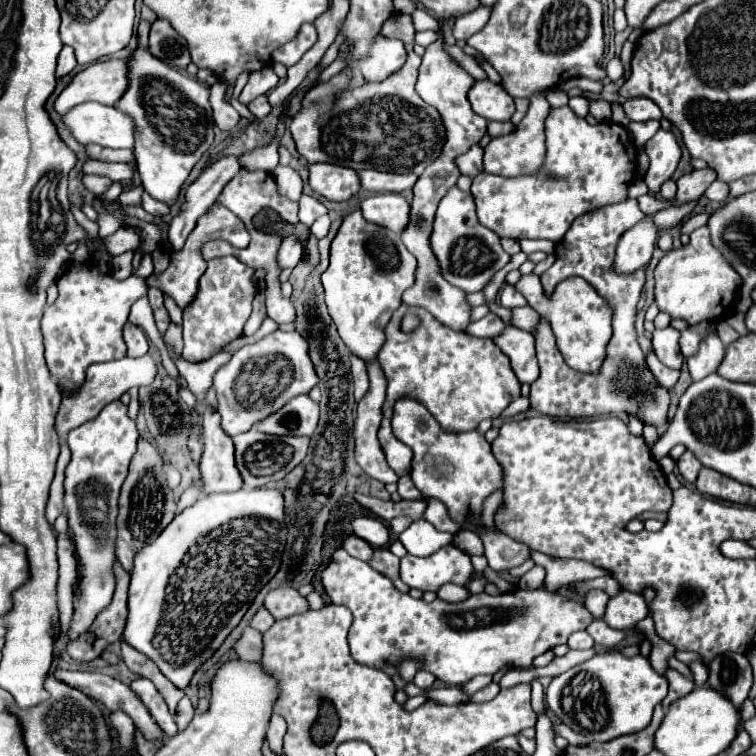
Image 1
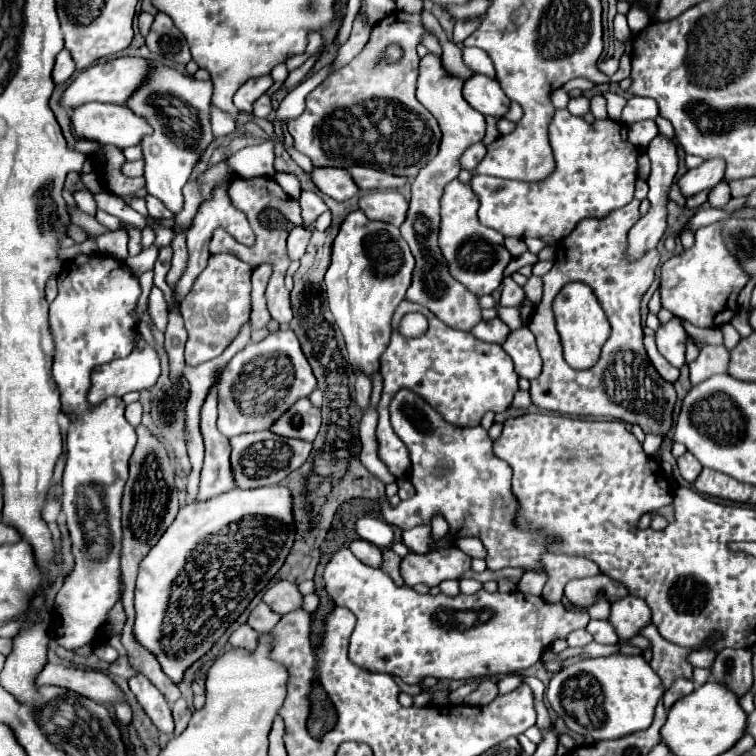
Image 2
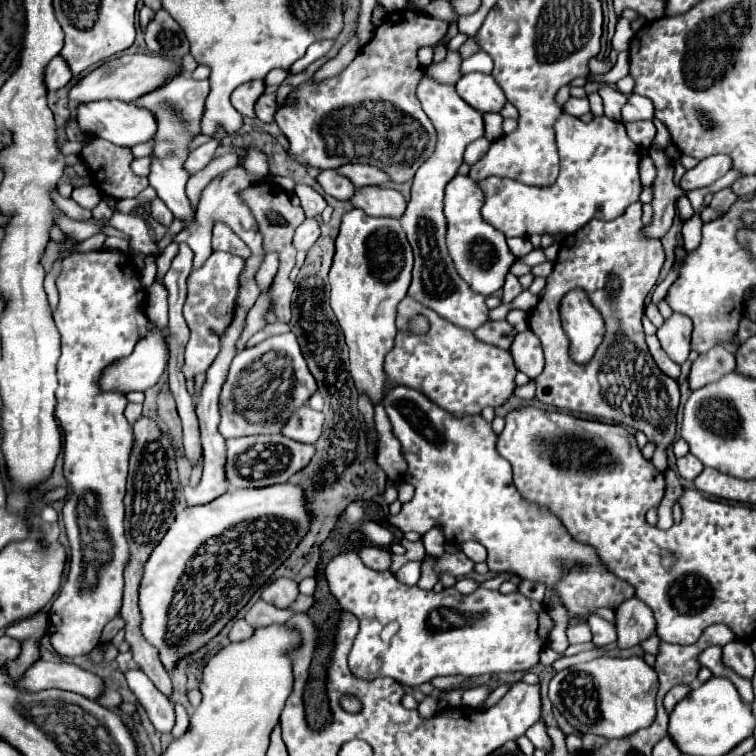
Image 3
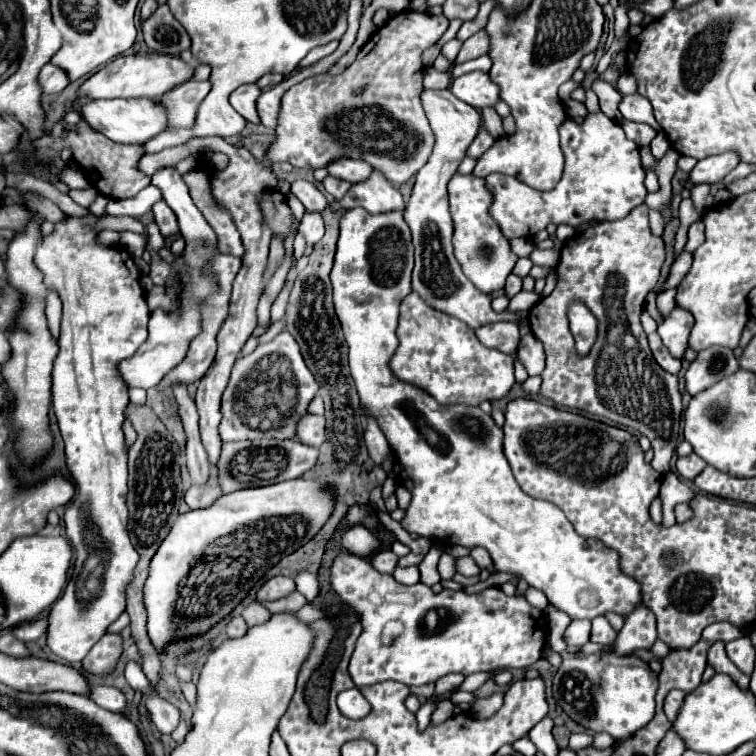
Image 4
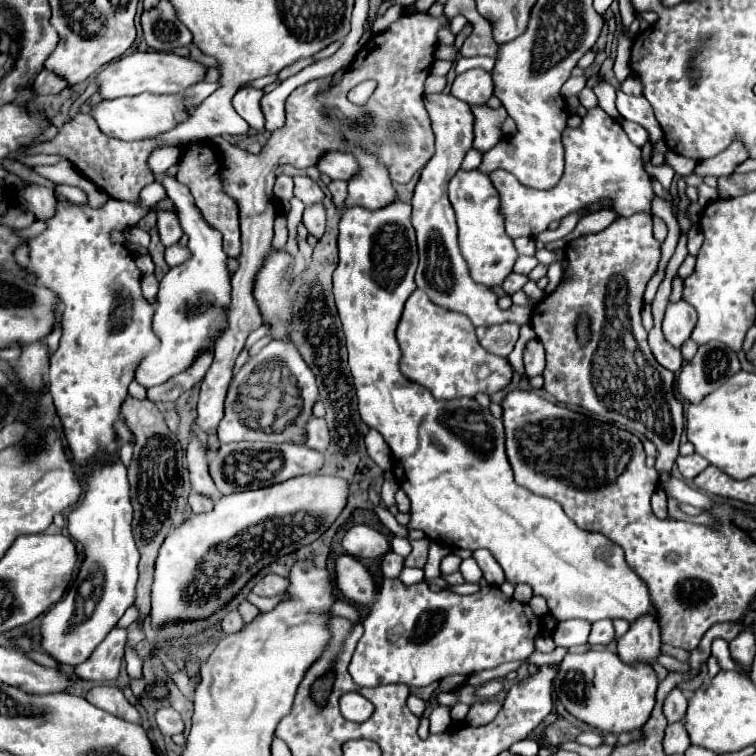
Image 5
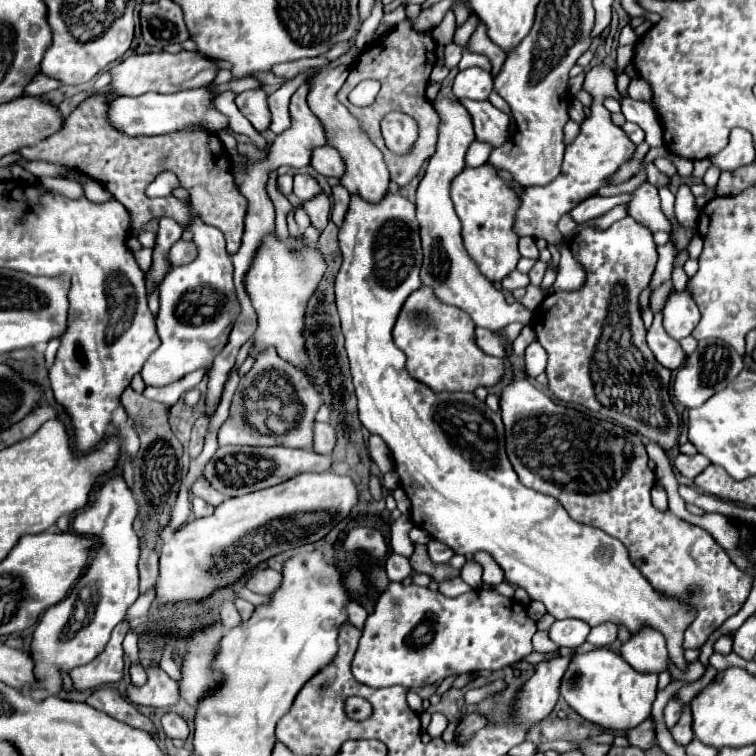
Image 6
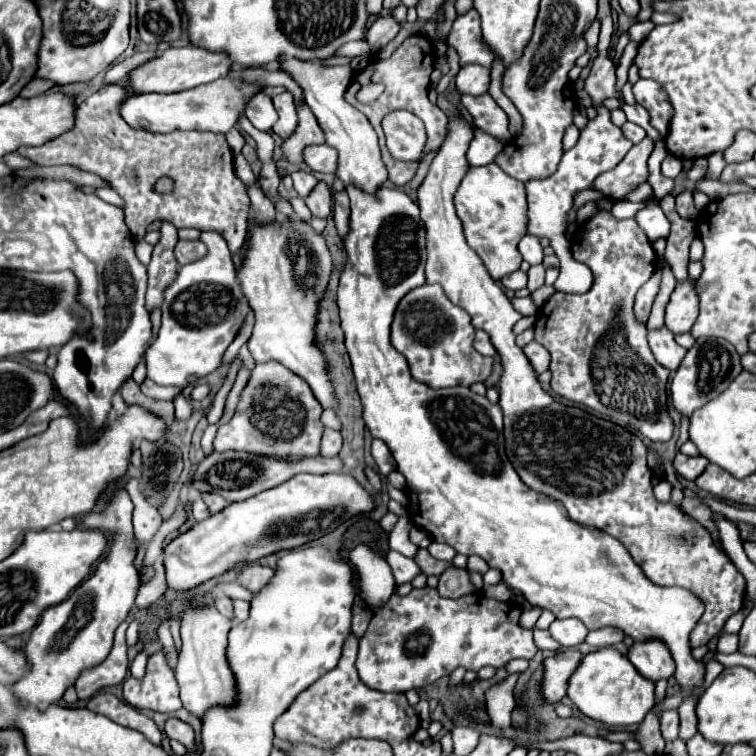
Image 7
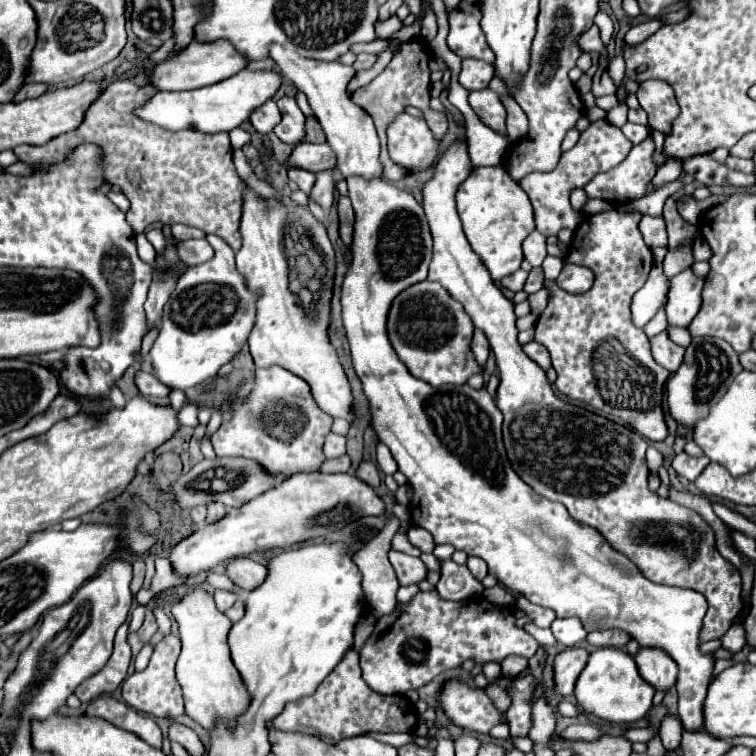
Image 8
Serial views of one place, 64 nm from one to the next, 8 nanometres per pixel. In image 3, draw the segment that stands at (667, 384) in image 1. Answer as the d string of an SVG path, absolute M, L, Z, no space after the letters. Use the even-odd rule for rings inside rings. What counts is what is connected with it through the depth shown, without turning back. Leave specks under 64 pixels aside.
M646 336L646 344L648 344L648 348L650 348L650 354L652 354L656 366L658 366L666 376L670 376L670 378L676 380L676 378L680 376L680 366L674 364L674 362L664 354L664 350L660 348L658 338L656 338L656 336Z

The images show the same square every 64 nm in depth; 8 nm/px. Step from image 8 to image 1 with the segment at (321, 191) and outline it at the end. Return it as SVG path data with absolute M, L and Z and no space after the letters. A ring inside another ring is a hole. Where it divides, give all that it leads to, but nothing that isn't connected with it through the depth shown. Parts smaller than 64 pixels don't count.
M288 236L288 238L284 238L282 244L280 244L276 264L278 264L280 270L296 268L296 264L300 262L300 256L302 256L302 246L300 246L298 238L296 238L296 236Z

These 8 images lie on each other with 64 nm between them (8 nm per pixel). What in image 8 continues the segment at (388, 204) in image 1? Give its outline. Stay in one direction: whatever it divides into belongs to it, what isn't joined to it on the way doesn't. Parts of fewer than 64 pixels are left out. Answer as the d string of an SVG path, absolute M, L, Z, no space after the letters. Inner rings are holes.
M272 46L270 58L276 62L278 70L298 90L302 90L306 94L308 104L310 104L314 116L318 118L330 148L338 156L336 168L340 170L340 174L344 178L348 178L348 176L360 176L366 180L382 178L382 164L378 160L380 144L378 144L378 134L376 134L374 122L372 122L370 114L366 114L362 108L358 108L346 92L346 86L352 80L352 76L356 74L356 70L352 66L344 66L340 62L322 62L322 60L302 58L300 54L290 52L282 46Z

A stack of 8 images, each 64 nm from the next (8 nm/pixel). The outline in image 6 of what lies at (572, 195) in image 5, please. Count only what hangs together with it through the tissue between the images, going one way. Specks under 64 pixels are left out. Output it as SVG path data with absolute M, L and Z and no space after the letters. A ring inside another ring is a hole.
M604 64L588 70L583 89L593 97L590 116L584 118L584 122L580 124L580 134L574 138L574 142L566 146L562 174L548 186L530 186L520 192L520 206L514 222L514 232L518 236L532 236L554 242L554 224L572 208L576 208L582 200L596 196L598 190L608 184L608 178L616 174L622 164L632 160L636 152L636 146L626 138L624 130L610 120L610 112L602 106L604 94L618 94L614 70ZM647 181L642 182L631 195L631 201L626 204L630 216L634 216L638 222L644 222L652 232L656 230L670 232L670 222L660 210L660 198L656 186Z

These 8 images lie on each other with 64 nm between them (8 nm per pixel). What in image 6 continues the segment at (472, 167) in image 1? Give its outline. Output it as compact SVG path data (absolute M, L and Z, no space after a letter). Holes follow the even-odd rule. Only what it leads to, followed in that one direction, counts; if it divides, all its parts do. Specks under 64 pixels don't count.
M462 100L462 104L466 106L466 110L472 116L474 122L474 132L476 132L476 140L490 144L490 146L502 146L508 138L508 114L494 108L492 104L488 104L488 100L484 102L474 102L474 100Z

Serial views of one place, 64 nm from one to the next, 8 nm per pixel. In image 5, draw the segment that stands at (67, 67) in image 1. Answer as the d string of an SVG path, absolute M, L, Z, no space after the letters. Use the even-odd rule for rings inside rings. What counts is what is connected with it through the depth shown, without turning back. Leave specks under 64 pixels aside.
M42 70L38 76L36 76L36 84L34 84L34 92L40 96L40 94L58 94L58 92L62 92L64 88L68 86L68 82L62 78L62 76L58 76L58 74L54 74L52 70Z

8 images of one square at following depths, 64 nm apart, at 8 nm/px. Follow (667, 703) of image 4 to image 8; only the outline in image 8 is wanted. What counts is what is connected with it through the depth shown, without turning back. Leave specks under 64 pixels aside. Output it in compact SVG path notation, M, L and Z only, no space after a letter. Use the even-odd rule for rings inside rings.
M666 714L660 726L660 738L666 750L674 750L682 738L682 724L674 714Z

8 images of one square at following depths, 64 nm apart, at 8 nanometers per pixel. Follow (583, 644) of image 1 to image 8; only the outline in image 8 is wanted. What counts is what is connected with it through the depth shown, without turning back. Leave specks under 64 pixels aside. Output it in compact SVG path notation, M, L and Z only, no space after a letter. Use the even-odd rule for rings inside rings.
M556 618L550 628L554 638L564 646L580 646L588 634L578 618L566 618L566 620Z

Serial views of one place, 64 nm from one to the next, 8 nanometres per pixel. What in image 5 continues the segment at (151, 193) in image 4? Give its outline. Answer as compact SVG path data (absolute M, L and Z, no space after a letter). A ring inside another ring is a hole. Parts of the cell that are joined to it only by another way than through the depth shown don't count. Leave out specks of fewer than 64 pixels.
M156 178L140 192L140 202L120 202L110 198L100 210L94 210L88 204L78 206L72 202L58 202L56 214L48 220L46 232L32 240L28 270L40 280L40 284L56 292L56 296L64 304L62 338L58 350L50 358L48 392L54 398L64 438L84 482L82 500L68 514L68 534L74 542L84 548L84 560L80 562L80 570L76 574L74 584L66 590L62 600L46 612L40 626L42 648L62 664L76 666L84 662L92 654L92 650L106 638L106 634L116 626L126 608L134 604L134 586L138 580L136 566L140 554L132 536L132 504L128 492L128 476L126 466L118 456L118 434L114 424L120 418L122 402L128 396L128 384L134 380L136 364L146 354L158 348L158 338L150 326L154 306L148 304L140 290L142 272L136 268L132 252L124 244L114 244L110 240L110 232L124 230L126 226L136 226L138 220L144 218L150 208L164 198L166 190Z

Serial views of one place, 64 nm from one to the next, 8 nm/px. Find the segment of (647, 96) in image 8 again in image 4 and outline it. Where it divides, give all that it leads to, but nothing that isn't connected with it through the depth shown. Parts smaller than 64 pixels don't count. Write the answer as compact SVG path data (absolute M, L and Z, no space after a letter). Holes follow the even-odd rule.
M624 72L620 78L618 78L618 90L622 94L634 94L636 92L636 80L630 72Z

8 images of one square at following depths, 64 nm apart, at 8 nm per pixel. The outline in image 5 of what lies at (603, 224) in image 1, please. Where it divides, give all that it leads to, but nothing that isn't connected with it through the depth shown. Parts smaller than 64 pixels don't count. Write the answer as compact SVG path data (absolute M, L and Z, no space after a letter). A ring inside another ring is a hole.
M648 212L634 214L630 218L616 218L602 232L584 234L572 240L564 250L568 260L566 280L534 306L530 324L546 350L546 368L542 374L544 390L562 404L582 406L584 410L600 414L632 434L648 438L658 450L656 470L670 472L678 456L678 442L682 434L682 402L674 392L674 374L660 366L652 356L646 342L646 330L640 320L646 284L656 274L662 258L660 246L662 244L652 236ZM582 312L588 314L592 322L592 340L586 346L578 344L574 332L574 318Z

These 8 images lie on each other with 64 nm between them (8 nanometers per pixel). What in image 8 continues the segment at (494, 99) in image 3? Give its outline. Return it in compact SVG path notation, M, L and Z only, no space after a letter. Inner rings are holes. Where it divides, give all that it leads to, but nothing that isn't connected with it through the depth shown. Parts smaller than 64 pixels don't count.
M468 58L468 60L462 60L462 72L458 76L458 82L468 92L474 92L474 90L488 88L488 82L490 82L492 76L494 76L494 66L492 64Z

